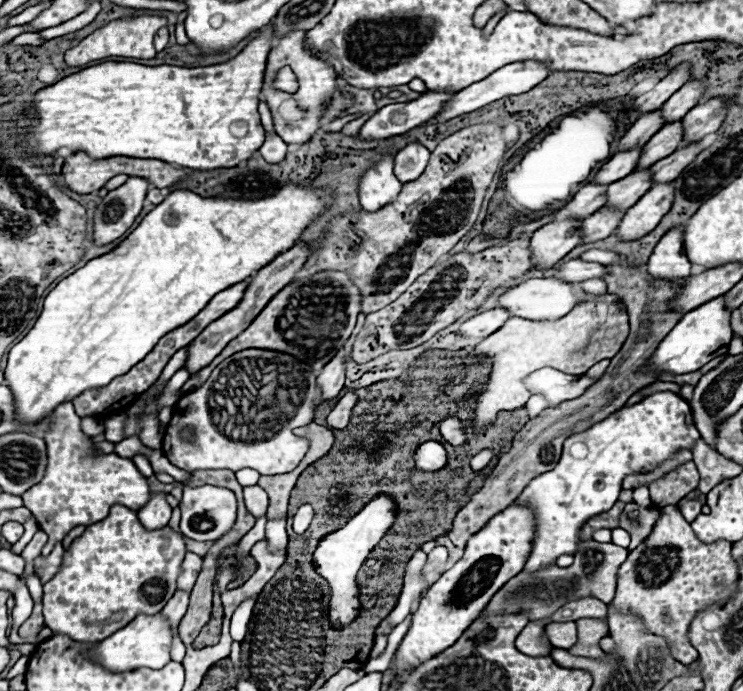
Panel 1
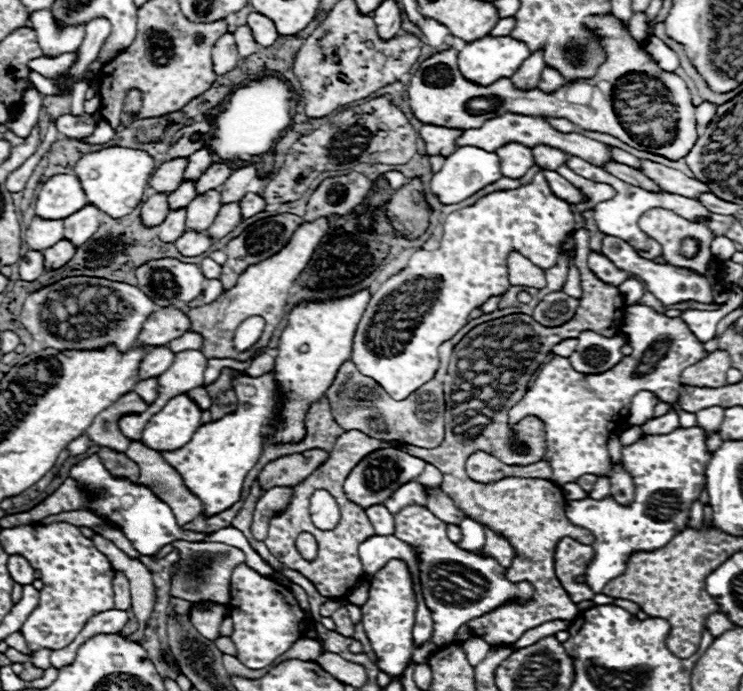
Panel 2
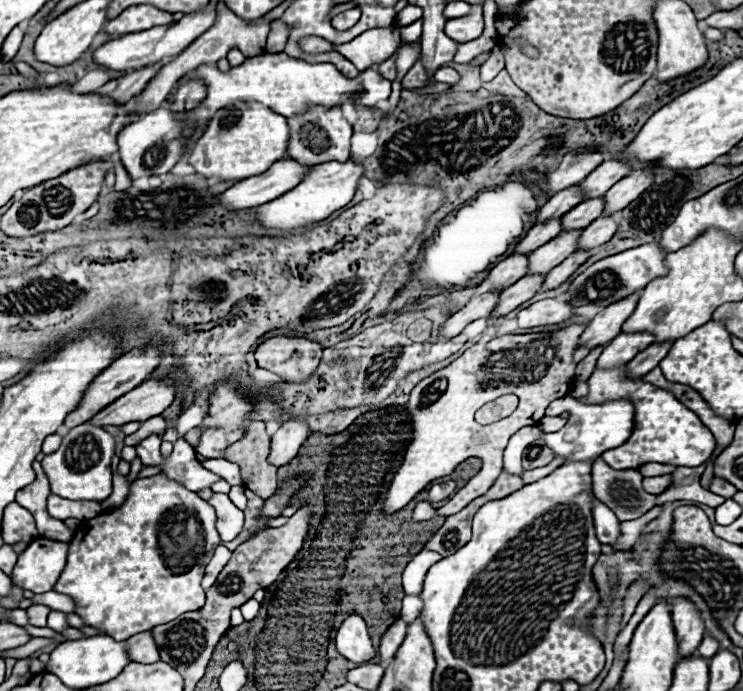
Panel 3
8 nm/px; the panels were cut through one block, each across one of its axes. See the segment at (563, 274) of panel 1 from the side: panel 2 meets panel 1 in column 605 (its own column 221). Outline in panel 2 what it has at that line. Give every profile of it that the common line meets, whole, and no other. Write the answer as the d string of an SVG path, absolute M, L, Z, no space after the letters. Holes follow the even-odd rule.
M204 258L202 260L202 264L200 264L200 270L204 272L204 276L206 278L218 278L220 274L222 274L222 266L220 264L216 264L212 258Z

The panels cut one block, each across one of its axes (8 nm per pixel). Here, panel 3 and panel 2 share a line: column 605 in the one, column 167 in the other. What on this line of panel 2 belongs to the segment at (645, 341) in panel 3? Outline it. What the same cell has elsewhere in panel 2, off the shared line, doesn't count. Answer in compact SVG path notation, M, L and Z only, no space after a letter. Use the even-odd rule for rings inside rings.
M164 346L164 348L152 348L152 352L146 352L144 360L140 362L138 380L158 378L164 370L168 370L168 366L172 364L172 360L174 360L174 354L168 350L168 346Z

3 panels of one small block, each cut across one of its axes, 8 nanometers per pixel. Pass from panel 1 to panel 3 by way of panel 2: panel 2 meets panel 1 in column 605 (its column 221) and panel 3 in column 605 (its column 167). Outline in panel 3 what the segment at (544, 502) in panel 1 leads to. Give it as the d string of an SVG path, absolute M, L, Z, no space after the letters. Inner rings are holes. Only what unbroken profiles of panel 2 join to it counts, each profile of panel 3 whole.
M610 368L606 372L594 370L594 374L588 378L588 394L578 399L585 404L602 404L607 400L630 400L634 404L634 430L632 436L618 448L606 450L602 458L616 470L628 470L628 468L640 468L648 462L658 464L674 464L674 466L700 466L706 462L714 450L714 436L712 432L700 422L700 418L688 410L678 398L674 398L670 392L644 384L640 378L630 380L622 376L622 368Z

